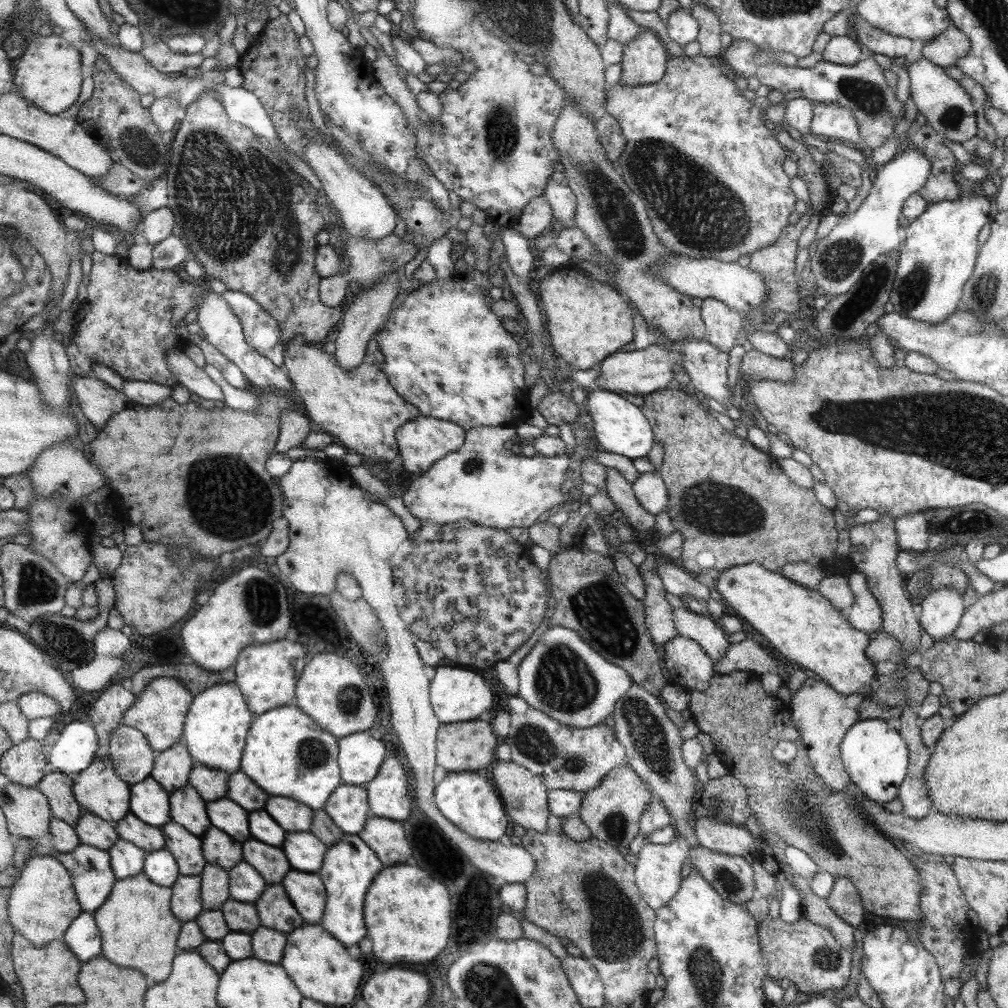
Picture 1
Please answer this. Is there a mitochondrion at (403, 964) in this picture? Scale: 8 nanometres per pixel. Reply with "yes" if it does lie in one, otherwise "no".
no

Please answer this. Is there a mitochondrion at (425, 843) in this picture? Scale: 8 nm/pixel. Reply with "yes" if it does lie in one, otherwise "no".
no

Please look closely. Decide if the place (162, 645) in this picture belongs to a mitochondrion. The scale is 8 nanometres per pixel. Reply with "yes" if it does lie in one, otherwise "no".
no

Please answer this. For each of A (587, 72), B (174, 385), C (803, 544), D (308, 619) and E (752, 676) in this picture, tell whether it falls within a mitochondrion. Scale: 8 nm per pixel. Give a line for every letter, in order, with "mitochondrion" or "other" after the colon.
A: other
B: other
C: other
D: other
E: other

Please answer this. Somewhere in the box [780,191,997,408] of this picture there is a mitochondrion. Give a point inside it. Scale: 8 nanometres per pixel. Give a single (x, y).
(866, 293)

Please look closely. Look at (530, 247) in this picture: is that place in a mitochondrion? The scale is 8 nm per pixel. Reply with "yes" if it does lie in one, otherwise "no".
no

